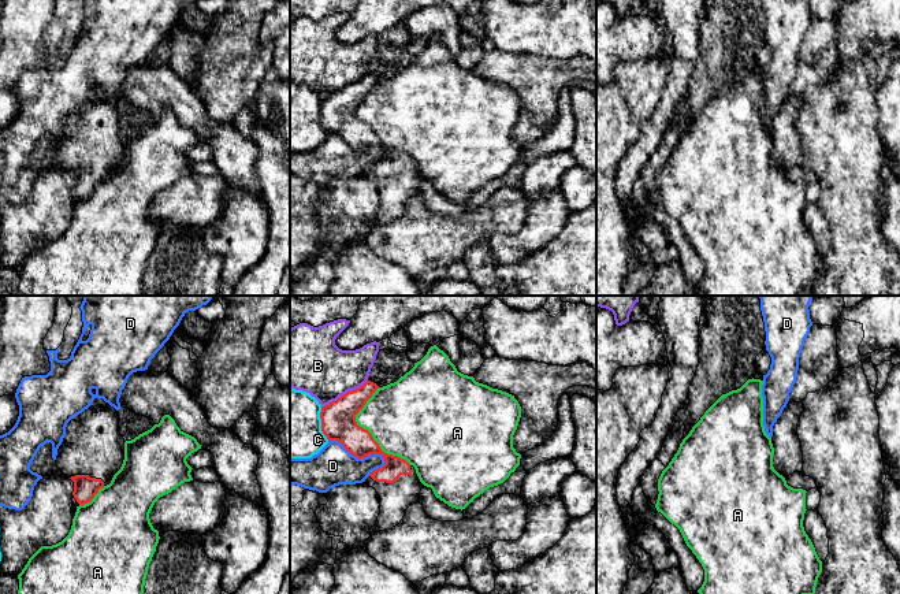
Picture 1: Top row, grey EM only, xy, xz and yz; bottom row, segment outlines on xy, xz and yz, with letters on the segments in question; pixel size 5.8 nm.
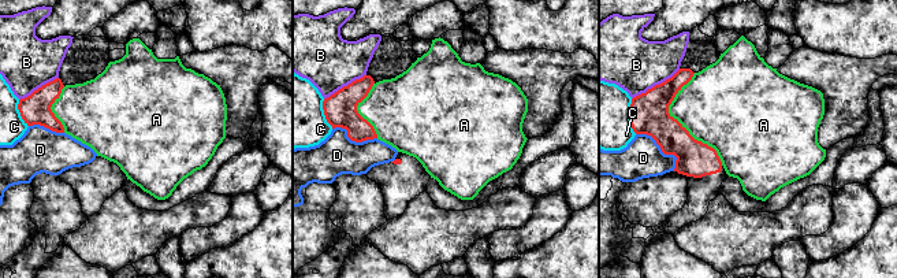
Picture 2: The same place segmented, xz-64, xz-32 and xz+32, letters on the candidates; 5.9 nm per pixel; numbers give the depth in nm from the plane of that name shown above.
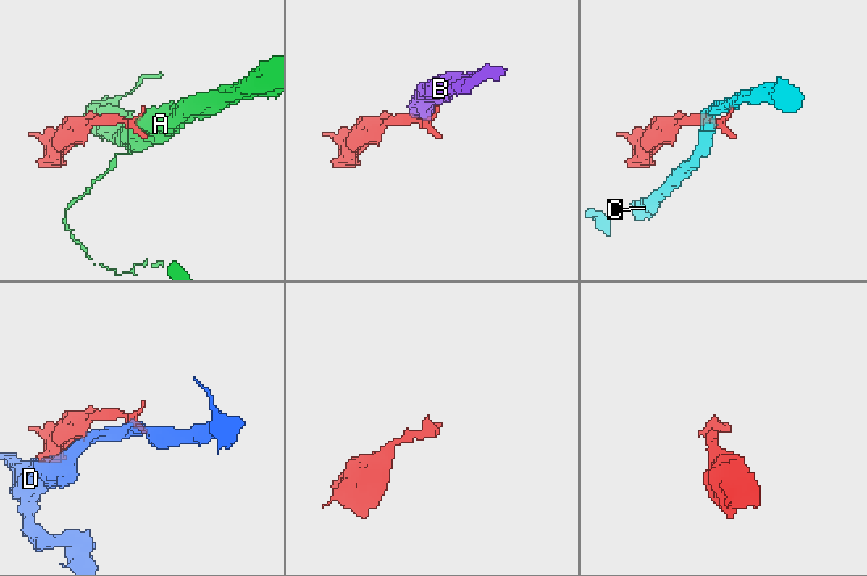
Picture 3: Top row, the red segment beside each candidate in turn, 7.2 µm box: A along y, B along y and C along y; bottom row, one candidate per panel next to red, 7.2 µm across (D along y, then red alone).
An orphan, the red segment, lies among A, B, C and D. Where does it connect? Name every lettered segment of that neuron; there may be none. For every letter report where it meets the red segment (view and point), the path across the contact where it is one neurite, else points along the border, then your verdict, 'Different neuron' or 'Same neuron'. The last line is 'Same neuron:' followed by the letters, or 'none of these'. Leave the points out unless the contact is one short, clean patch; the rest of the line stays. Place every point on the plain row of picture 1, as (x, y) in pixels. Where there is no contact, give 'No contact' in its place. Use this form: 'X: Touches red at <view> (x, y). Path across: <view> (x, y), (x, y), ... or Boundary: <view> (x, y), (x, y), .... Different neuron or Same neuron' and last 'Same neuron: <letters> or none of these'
A: Touches red at xz (368, 125). Different neuron
B: Touches red at xz (343, 88). Different neuron
C: Touches red at xz (322, 117). Different neuron
D: Touches red at xz (359, 151). Different neuron
Same neuron: none of these

